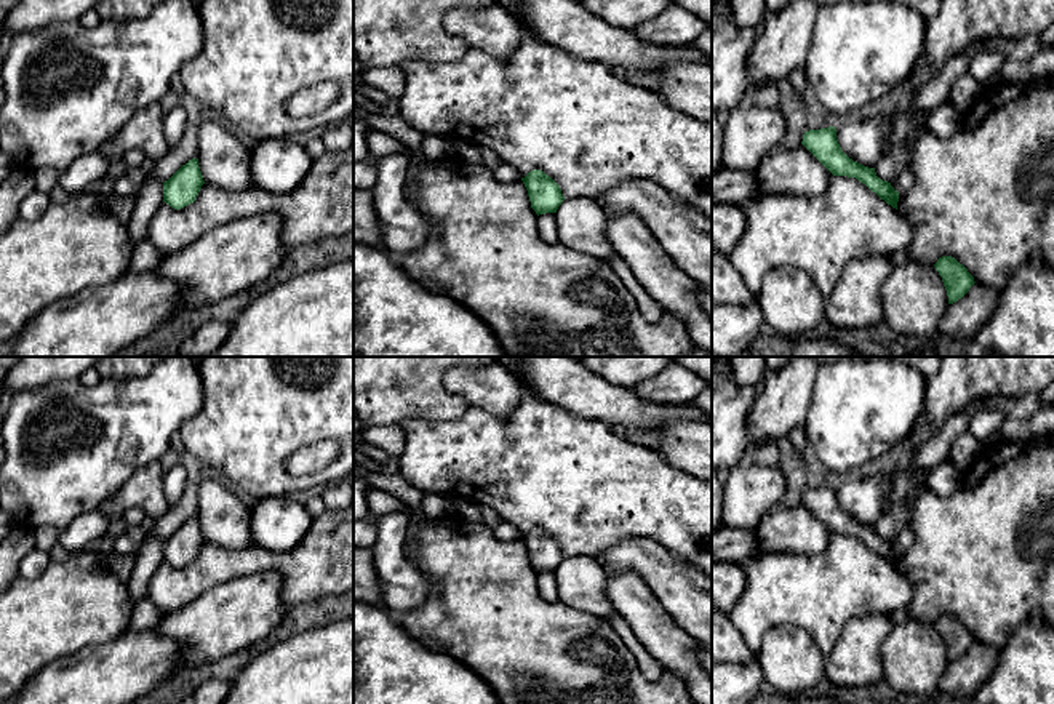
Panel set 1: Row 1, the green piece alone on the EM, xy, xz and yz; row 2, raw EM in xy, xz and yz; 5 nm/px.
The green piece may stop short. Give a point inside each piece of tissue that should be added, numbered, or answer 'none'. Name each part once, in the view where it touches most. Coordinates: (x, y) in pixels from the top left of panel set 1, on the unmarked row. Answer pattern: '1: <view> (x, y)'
none

